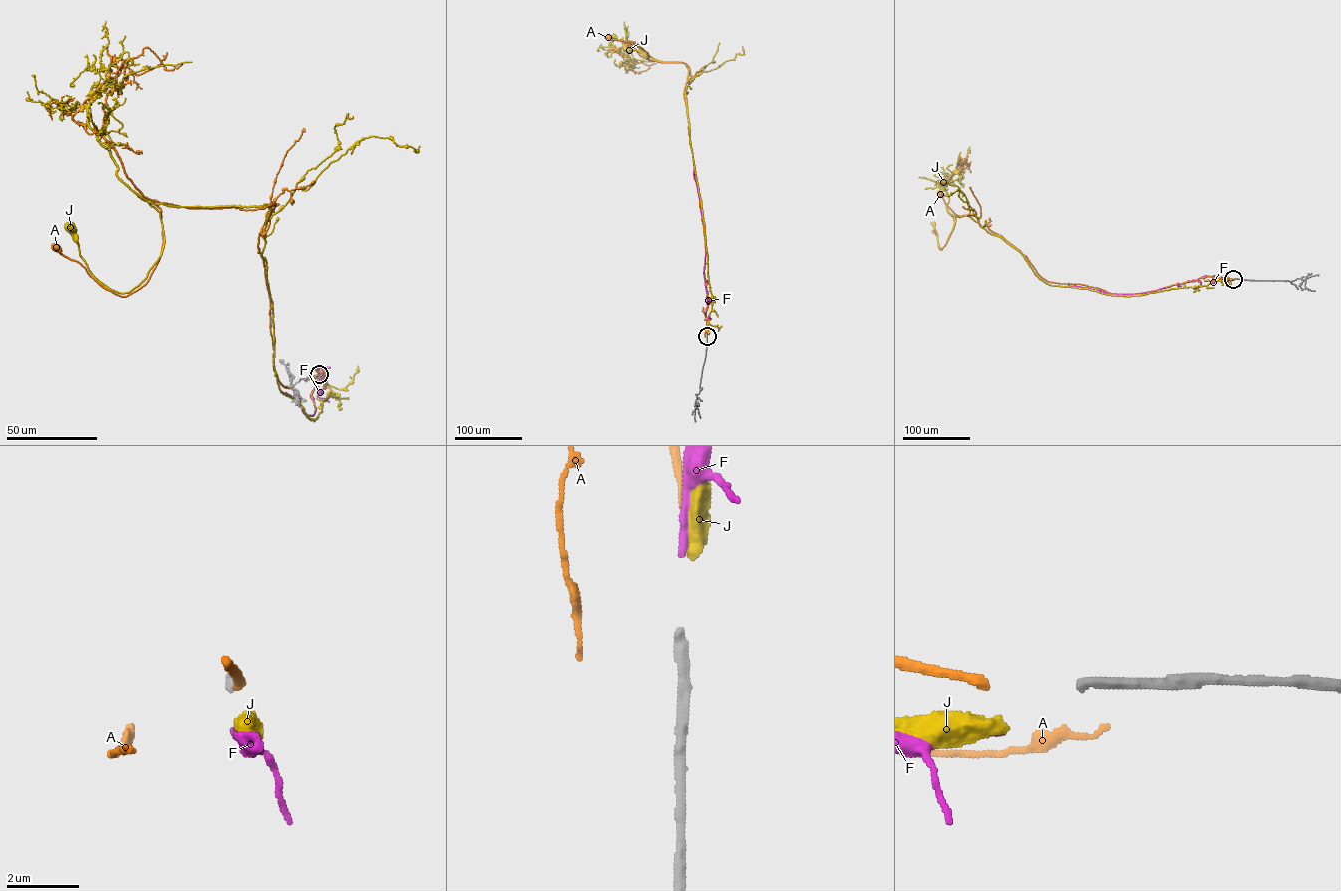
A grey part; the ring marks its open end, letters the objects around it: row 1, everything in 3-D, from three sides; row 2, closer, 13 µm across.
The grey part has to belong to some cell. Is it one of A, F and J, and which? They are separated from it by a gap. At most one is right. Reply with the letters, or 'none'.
A

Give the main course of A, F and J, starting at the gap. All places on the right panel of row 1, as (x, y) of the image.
A: (1231, 279), (1207, 276), (1110, 293), (1047, 281), (973, 215), (955, 214), (941, 249), (933, 232)
F: (1231, 279), (1204, 276), (1133, 294), (1112, 294), (1067, 285)
J: (1232, 279), (1129, 296), (1050, 285), (1020, 252), (970, 216), (948, 211), (953, 228), (941, 248), (933, 224)

